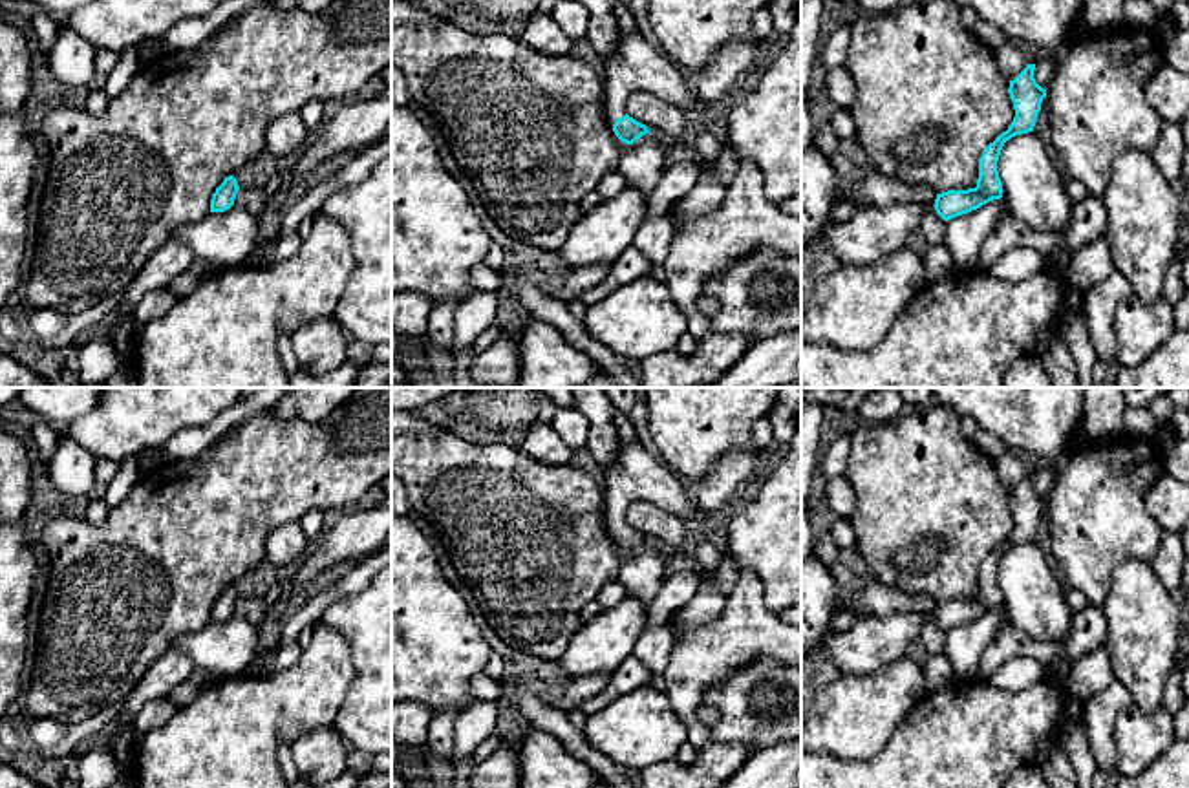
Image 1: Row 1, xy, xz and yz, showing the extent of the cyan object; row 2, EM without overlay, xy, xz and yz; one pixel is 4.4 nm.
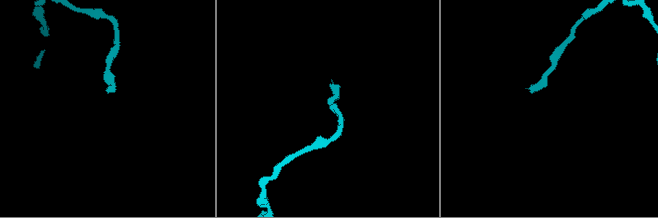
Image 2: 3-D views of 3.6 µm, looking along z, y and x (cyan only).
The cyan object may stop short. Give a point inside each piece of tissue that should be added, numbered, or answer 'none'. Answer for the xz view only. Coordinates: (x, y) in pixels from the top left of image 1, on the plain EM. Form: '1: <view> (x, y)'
1: xz (635, 474)

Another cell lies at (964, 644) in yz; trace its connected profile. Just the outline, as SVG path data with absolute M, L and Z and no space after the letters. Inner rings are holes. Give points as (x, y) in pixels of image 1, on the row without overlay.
M1002 607L977 620L946 631L944 655L951 662L957 678L971 678L986 647L1002 627Z

